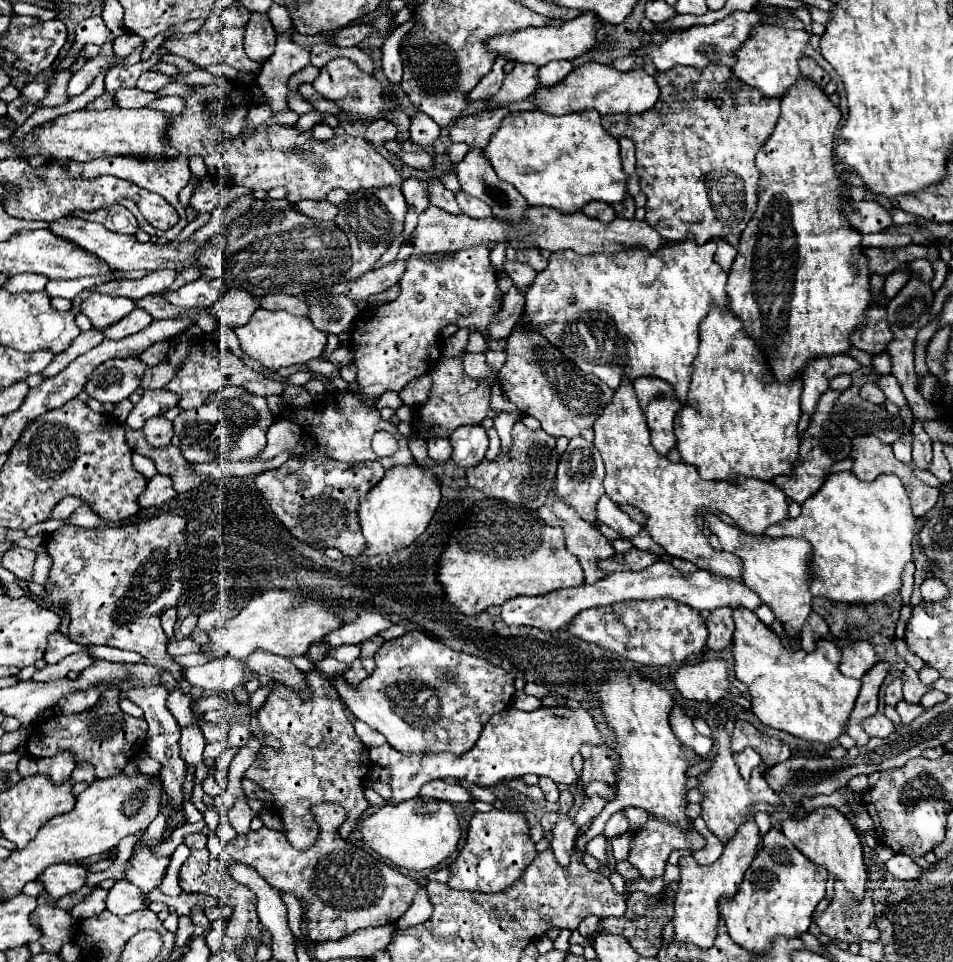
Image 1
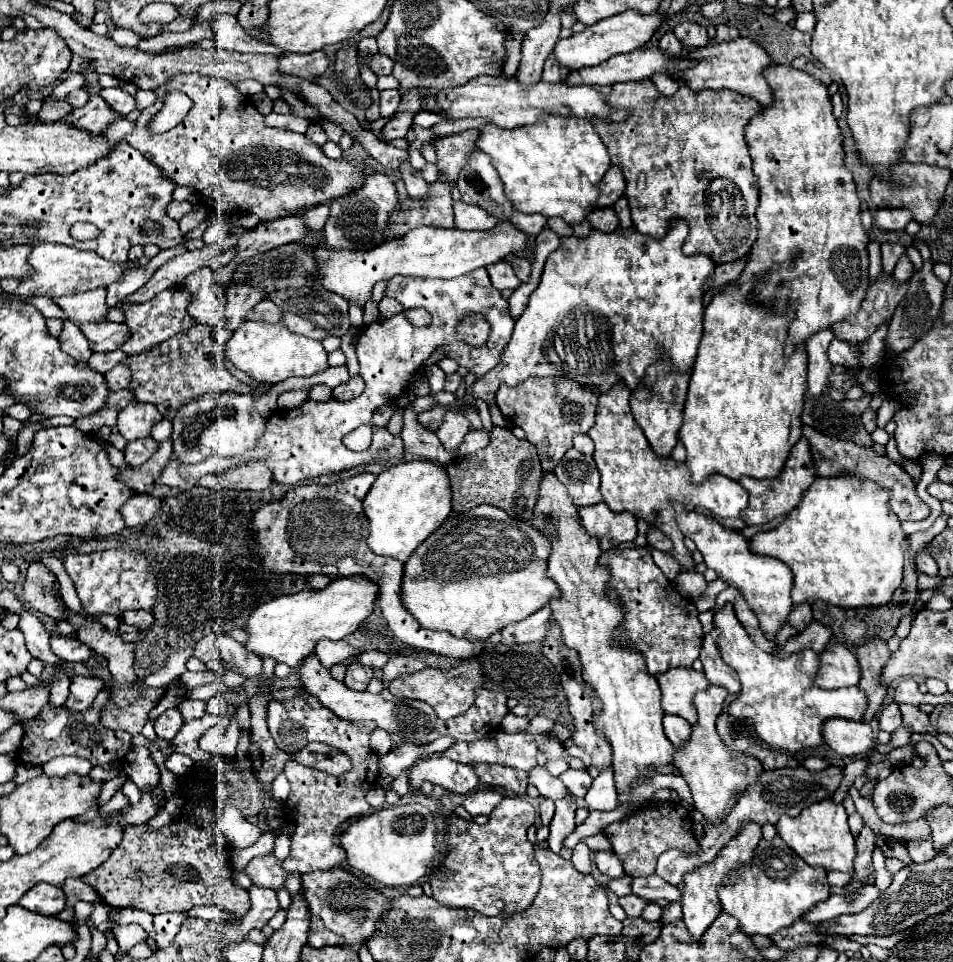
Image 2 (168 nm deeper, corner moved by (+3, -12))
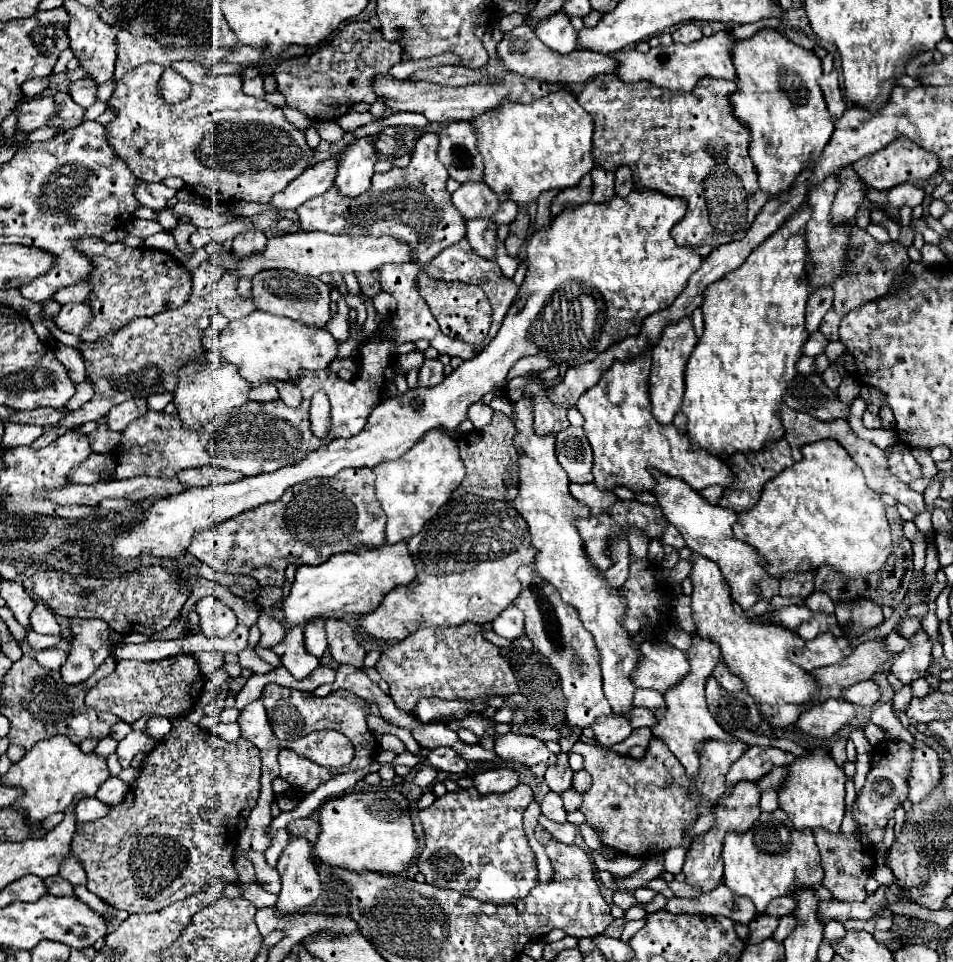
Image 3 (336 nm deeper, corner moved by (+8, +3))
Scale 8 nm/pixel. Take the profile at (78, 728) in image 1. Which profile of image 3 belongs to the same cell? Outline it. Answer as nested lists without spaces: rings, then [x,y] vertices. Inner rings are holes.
[[[23,655],[3,677],[3,697],[7,697],[7,707],[3,707],[3,715],[11,721],[9,741],[31,749],[39,739],[47,739],[53,735],[69,737],[73,743],[83,743],[85,739],[103,739],[111,733],[111,727],[119,723],[119,717],[113,713],[101,713],[95,709],[87,709],[83,699],[85,693],[103,677],[113,673],[115,659],[107,659],[83,685],[63,685],[63,679],[57,671],[43,669],[33,657]]]

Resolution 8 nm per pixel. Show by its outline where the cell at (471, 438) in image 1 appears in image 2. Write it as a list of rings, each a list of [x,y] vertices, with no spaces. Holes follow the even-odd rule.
[[[470,428],[470,432],[464,436],[464,442],[458,448],[460,450],[460,458],[462,456],[468,456],[468,454],[472,454],[472,452],[484,448],[484,446],[488,446],[488,442],[490,442],[490,436],[488,436],[486,430]]]

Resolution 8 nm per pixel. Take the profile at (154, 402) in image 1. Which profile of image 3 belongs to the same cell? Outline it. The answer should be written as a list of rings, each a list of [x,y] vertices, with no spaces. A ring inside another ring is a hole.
[[[125,401],[121,405],[115,405],[111,411],[109,411],[109,429],[113,431],[123,431],[127,429],[127,425],[139,417],[143,417],[147,413],[147,405],[145,403],[137,403],[137,401]]]

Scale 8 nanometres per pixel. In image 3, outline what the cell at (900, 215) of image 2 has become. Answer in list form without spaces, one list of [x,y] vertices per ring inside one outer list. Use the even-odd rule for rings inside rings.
[[[907,183],[907,185],[899,185],[899,187],[893,187],[887,191],[887,201],[891,207],[917,207],[921,205],[923,201],[923,189],[919,185],[913,185],[913,183]]]

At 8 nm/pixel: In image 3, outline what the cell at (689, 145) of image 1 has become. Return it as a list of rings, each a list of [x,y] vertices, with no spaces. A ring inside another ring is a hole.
[[[615,73],[611,75],[597,75],[595,79],[591,79],[583,91],[579,93],[577,101],[579,105],[593,117],[595,123],[595,133],[593,133],[593,157],[595,157],[595,165],[605,169],[605,171],[617,171],[621,165],[627,165],[633,173],[633,189],[635,191],[645,191],[645,189],[653,189],[659,191],[663,195],[671,195],[671,197],[683,197],[687,199],[687,213],[685,219],[679,221],[679,225],[675,225],[673,237],[675,241],[679,241],[679,245],[691,245],[697,253],[701,253],[701,257],[705,257],[705,253],[709,253],[711,249],[723,245],[723,243],[731,243],[737,241],[739,237],[743,237],[743,233],[747,233],[747,225],[751,225],[751,221],[755,221],[759,209],[767,203],[767,195],[759,189],[757,185],[757,171],[755,165],[749,159],[747,153],[747,145],[749,145],[749,133],[745,129],[745,125],[741,125],[737,121],[737,117],[733,115],[731,103],[729,103],[729,95],[737,89],[735,81],[725,81],[725,79],[709,79],[705,77],[703,81],[699,81],[699,85],[695,85],[693,91],[669,91],[669,89],[661,89],[655,87],[649,81],[635,81],[635,83],[625,83],[621,81]]]

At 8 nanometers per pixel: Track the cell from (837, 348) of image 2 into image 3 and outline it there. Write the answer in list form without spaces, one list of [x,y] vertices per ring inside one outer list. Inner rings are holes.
[[[819,331],[819,333],[813,333],[813,335],[809,337],[809,341],[807,341],[805,347],[803,347],[803,353],[815,357],[815,355],[821,355],[827,345],[829,345],[829,339]]]

